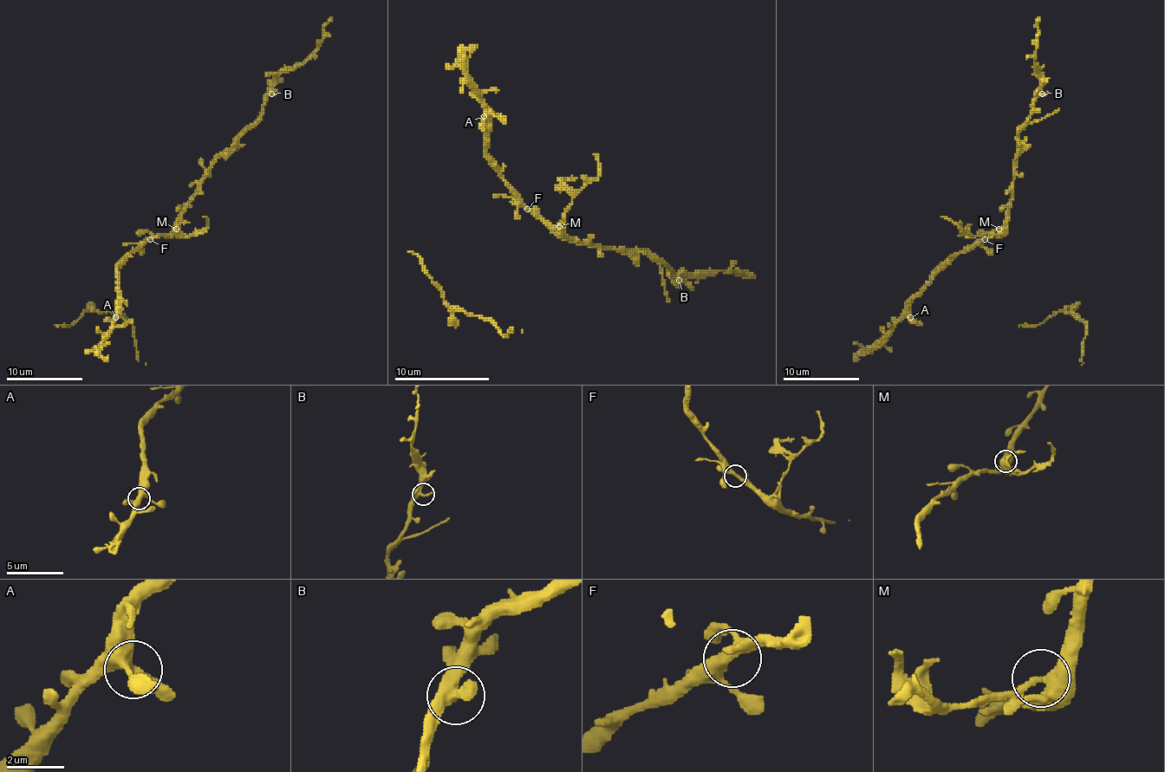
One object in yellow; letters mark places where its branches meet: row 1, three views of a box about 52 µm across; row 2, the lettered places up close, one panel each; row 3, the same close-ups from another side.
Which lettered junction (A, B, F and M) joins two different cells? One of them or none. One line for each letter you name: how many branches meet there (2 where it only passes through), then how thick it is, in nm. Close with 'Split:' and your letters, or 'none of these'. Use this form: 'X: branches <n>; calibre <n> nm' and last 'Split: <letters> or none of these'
M: branches 3; calibre 360 nm
Split: M

